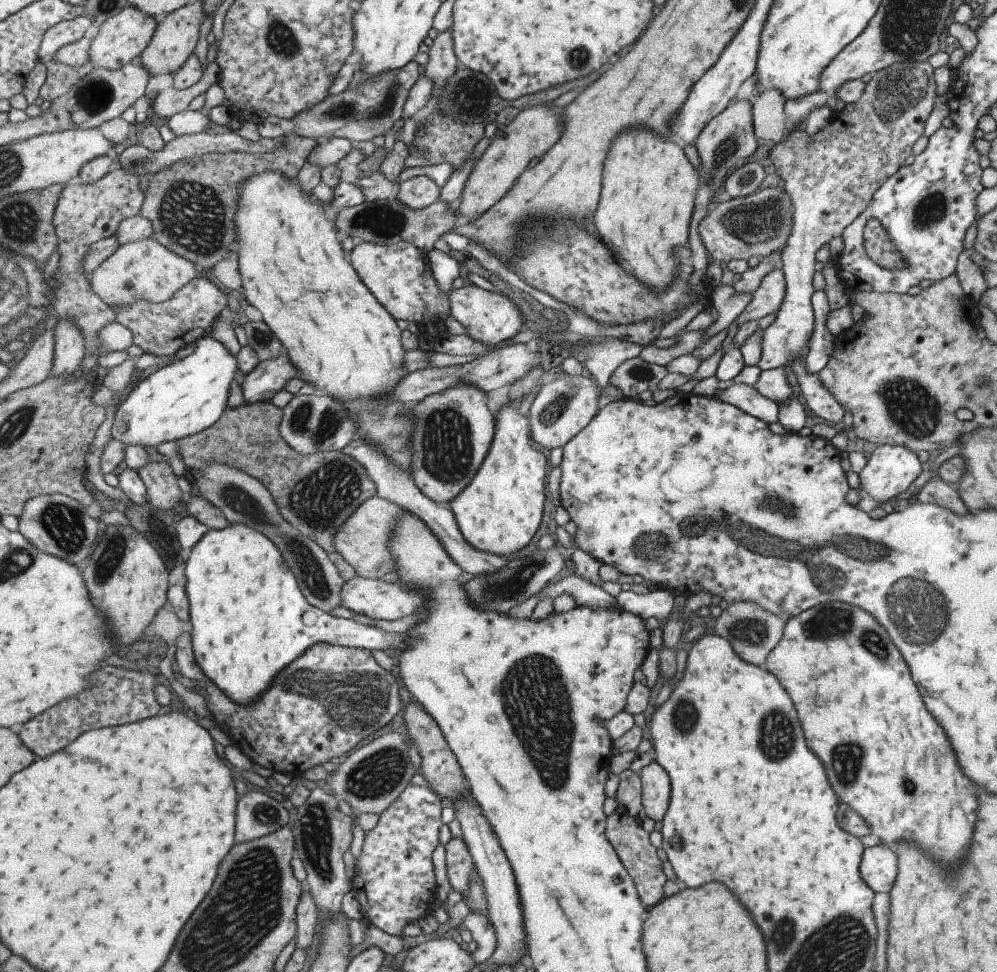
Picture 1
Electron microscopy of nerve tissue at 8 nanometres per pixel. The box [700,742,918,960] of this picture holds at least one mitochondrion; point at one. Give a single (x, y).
(907, 785)

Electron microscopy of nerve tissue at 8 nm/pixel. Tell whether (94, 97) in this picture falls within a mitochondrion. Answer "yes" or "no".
yes

